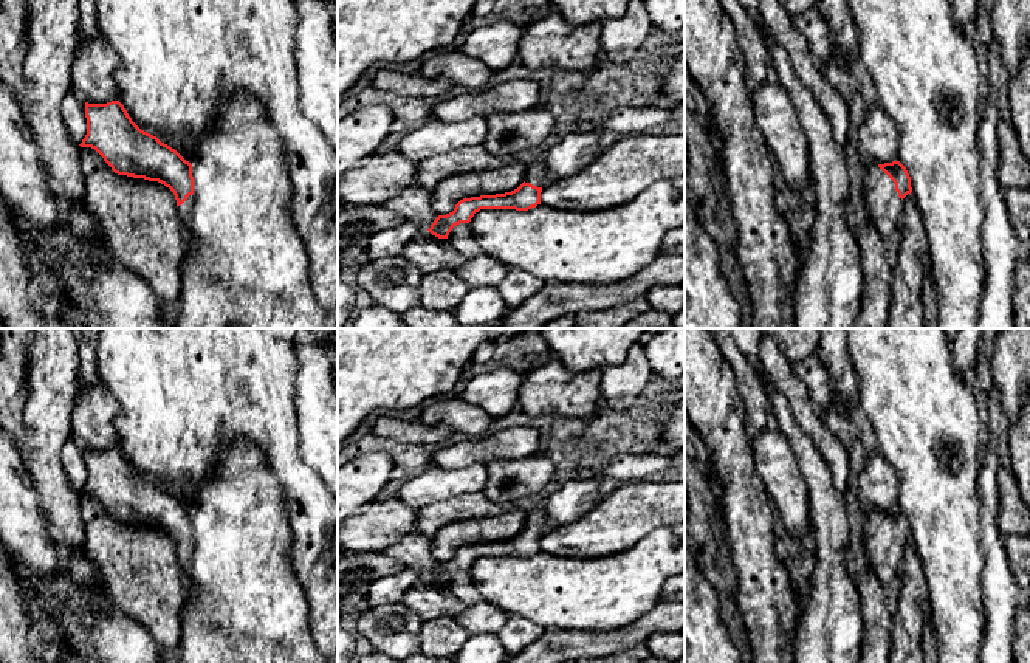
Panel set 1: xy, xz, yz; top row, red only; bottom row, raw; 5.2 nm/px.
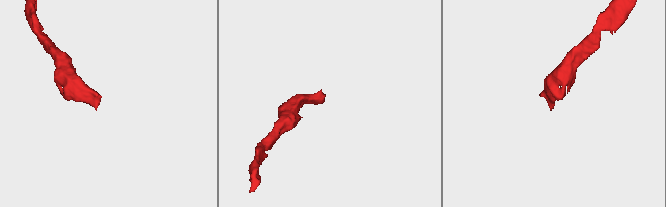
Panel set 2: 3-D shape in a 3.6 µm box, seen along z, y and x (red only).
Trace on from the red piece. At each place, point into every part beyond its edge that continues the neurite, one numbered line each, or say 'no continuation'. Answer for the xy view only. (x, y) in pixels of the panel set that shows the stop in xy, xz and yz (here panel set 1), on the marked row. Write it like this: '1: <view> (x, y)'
1: xy (185, 211)

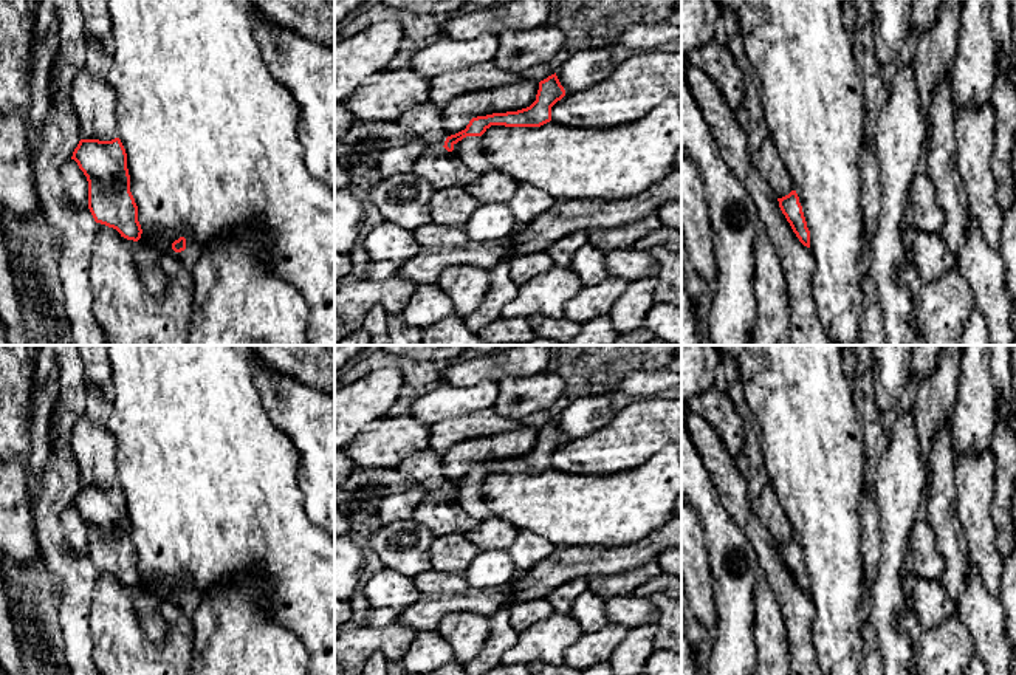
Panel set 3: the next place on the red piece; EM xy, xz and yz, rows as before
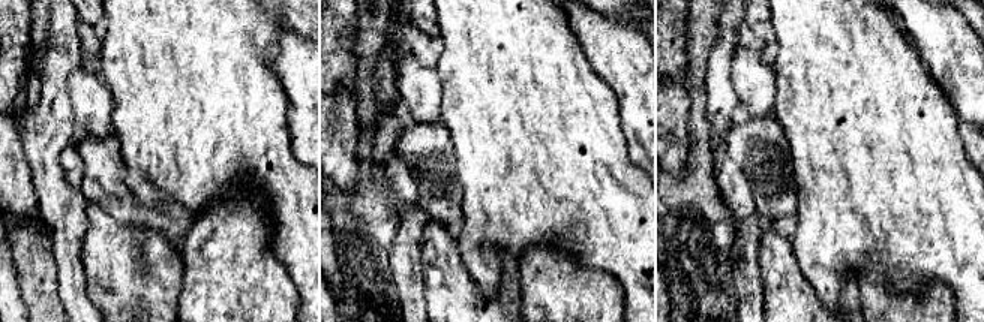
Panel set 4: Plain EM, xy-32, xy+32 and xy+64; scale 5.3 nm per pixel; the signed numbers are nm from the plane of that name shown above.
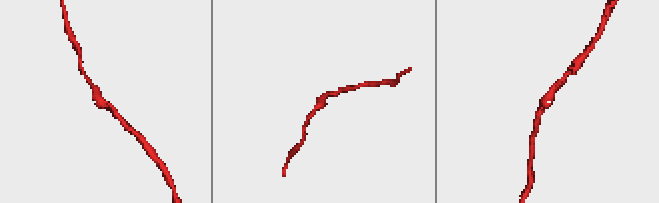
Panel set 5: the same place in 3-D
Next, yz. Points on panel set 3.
no continuation

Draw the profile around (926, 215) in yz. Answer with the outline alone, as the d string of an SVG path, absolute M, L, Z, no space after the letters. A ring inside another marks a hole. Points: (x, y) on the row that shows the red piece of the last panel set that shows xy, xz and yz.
M928 172L914 175L908 197L915 232L940 234L945 226L945 214L937 203L935 186Z

